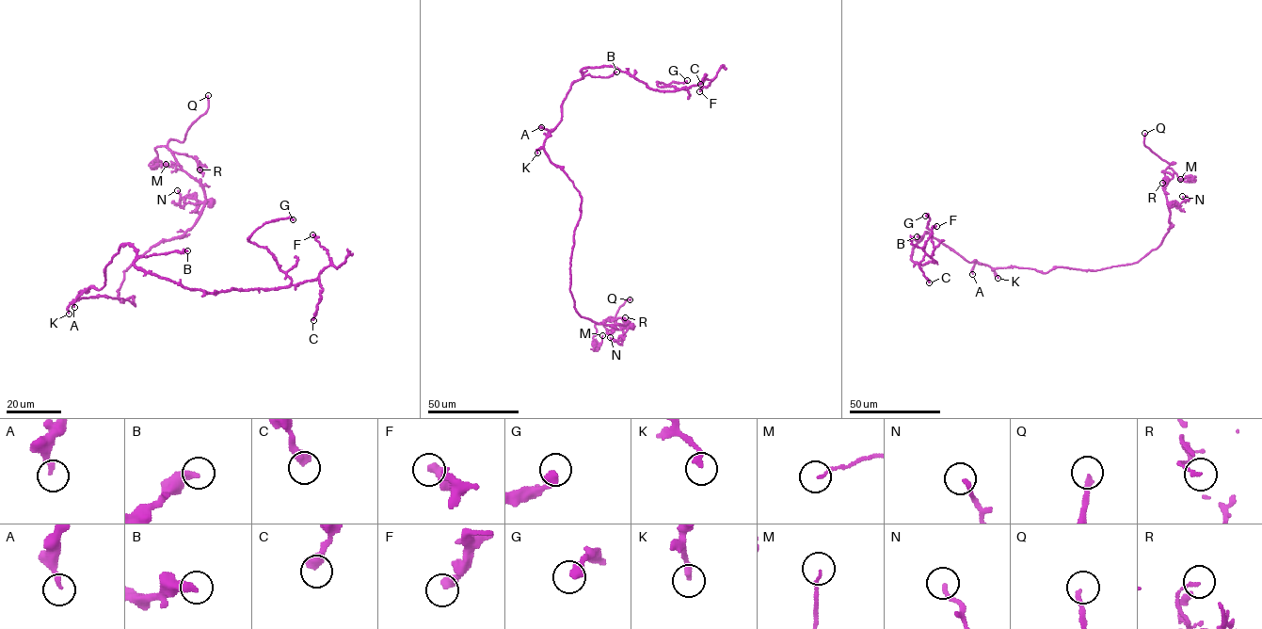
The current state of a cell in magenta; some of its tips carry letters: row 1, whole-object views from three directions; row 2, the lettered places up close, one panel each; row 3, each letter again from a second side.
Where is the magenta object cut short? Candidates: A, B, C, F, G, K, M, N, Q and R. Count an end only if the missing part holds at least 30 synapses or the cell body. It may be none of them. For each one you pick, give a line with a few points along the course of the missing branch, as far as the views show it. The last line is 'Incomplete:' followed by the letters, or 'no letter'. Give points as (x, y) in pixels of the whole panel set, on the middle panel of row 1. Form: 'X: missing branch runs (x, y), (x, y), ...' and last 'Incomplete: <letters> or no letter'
Incomplete: Q

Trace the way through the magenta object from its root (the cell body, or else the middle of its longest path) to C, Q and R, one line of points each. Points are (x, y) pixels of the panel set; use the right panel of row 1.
C: (1017, 267), (968, 262), (926, 232), (911, 258), (936, 262), (926, 254), (919, 263), (929, 282)
Q: (1017, 267), (1101, 269), (1136, 263), (1159, 245), (1170, 226), (1164, 170), (1174, 163), (1144, 145), (1144, 133)
R: (1017, 267), (1046, 273), (1139, 262), (1170, 229), (1163, 170), (1173, 178), (1162, 183)

